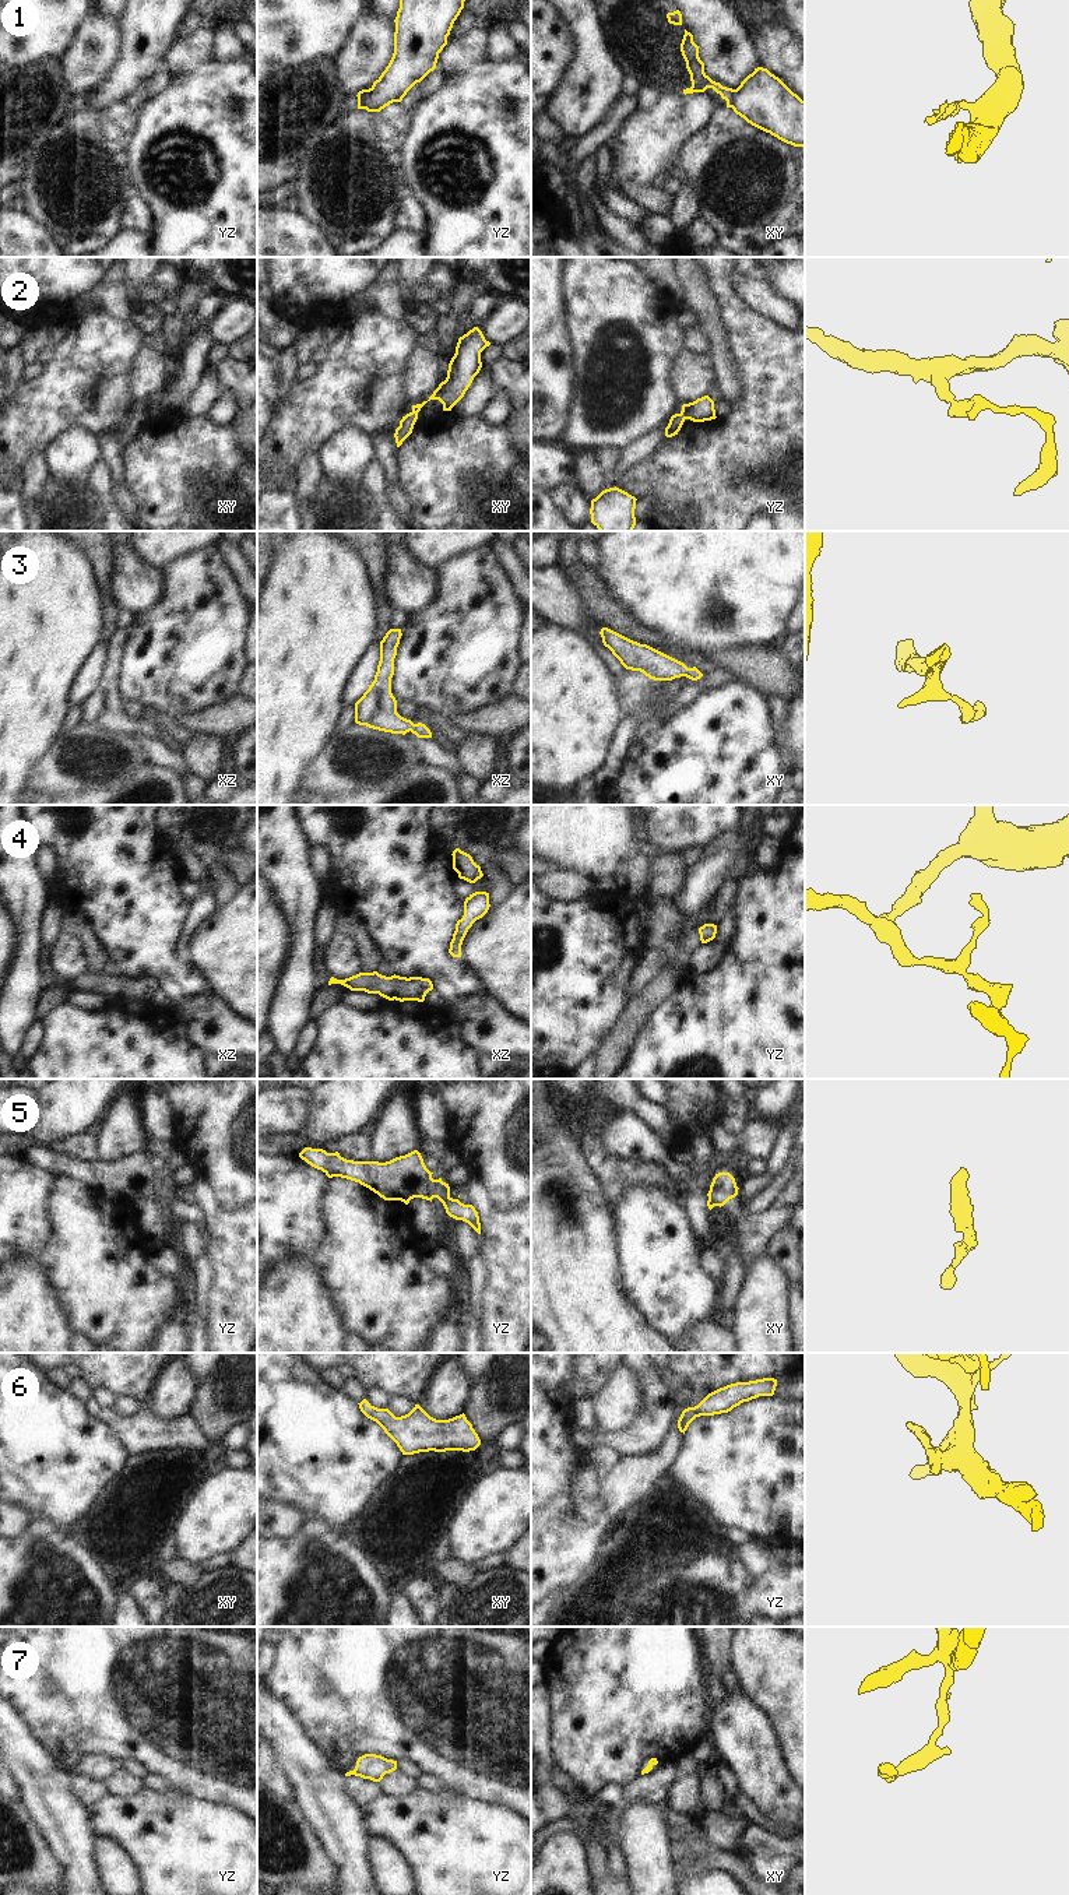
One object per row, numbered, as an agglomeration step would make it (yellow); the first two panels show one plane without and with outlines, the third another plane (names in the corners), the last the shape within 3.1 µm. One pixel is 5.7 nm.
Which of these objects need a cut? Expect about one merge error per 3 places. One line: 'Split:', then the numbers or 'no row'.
Split: 1, 2, 5

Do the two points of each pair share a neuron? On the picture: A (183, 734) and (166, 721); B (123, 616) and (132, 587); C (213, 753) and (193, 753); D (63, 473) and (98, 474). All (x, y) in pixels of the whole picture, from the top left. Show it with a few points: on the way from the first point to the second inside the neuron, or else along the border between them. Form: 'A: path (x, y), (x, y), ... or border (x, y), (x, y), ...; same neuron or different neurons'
A: path (179, 734), (171, 725); same neuron
B: border (120, 608), (136, 612); different neurons
C: path (208, 753), (197, 753); same neuron
D: border (98, 459), (85, 475); different neurons

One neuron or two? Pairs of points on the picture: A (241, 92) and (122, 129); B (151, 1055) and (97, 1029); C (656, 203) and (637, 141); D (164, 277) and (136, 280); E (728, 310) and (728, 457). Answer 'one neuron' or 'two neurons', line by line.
A: two neurons
B: one neuron
C: two neurons
D: two neurons
E: one neuron

